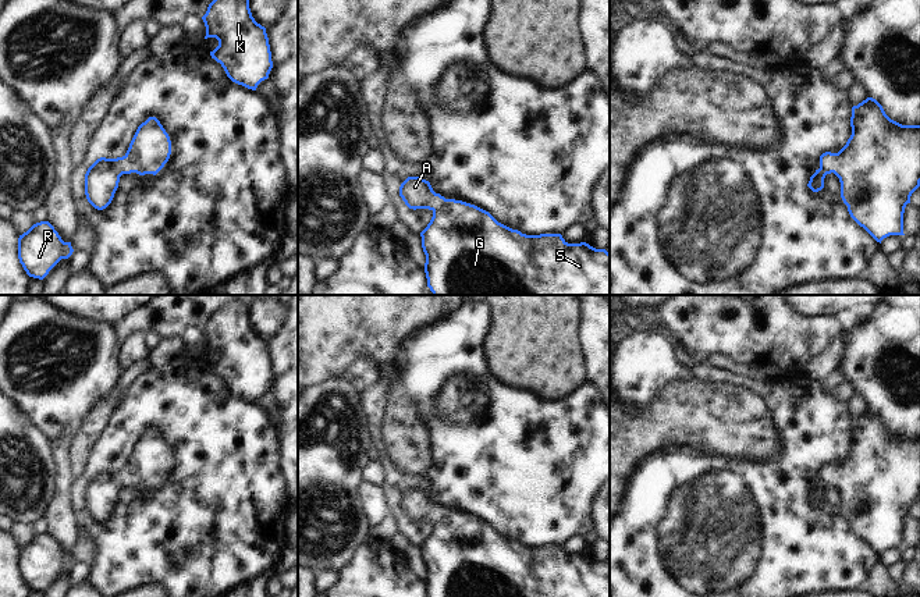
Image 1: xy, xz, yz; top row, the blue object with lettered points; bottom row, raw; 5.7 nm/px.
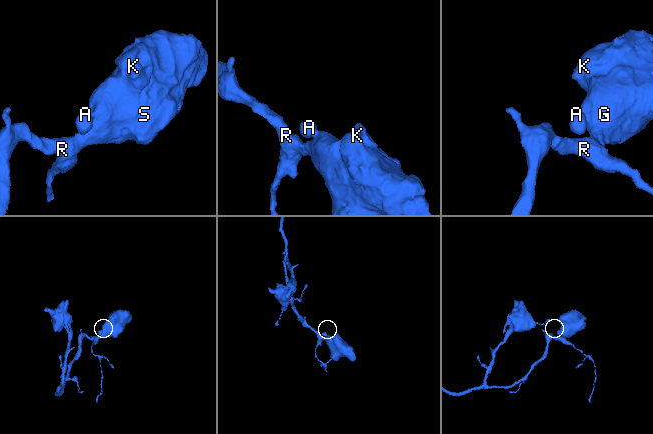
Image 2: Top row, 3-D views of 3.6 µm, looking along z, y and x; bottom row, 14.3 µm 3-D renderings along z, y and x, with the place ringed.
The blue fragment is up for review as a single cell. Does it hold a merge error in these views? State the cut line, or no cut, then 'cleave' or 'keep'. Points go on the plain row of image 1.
no cut; keep

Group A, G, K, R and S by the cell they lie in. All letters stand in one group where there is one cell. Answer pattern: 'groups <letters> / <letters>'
groups A G K R S

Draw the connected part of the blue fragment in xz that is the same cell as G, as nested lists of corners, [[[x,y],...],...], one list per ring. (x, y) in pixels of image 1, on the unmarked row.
[[[408,488],[399,508],[409,520],[429,520],[433,529],[420,544],[427,597],[610,597],[610,565],[586,554],[568,555],[561,546],[526,547],[498,534],[489,523],[436,505],[422,488]]]

